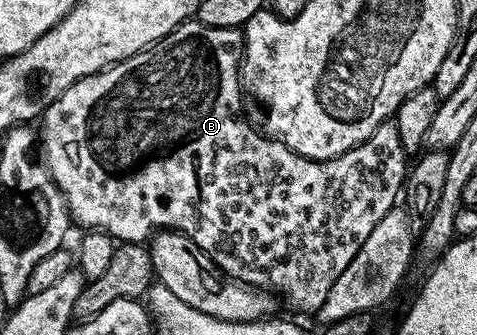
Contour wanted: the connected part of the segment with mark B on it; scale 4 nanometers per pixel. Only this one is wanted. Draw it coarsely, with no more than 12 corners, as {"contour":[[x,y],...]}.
{"contour":[[179,24],[41,116],[72,224],[182,231],[318,313],[409,156],[243,120],[243,36]]}

